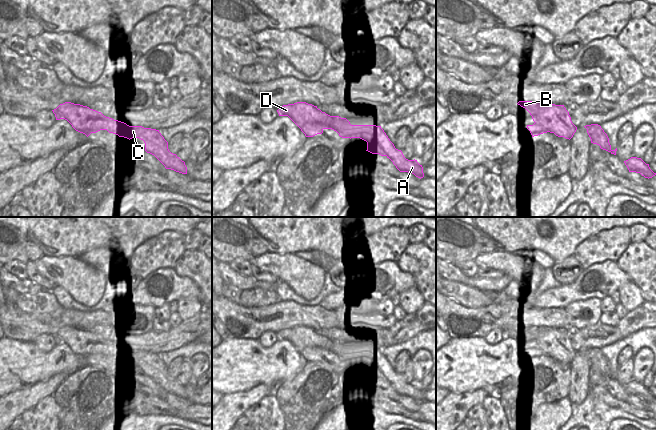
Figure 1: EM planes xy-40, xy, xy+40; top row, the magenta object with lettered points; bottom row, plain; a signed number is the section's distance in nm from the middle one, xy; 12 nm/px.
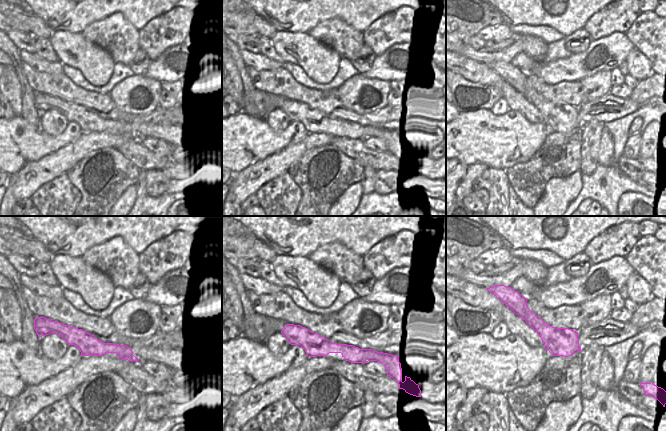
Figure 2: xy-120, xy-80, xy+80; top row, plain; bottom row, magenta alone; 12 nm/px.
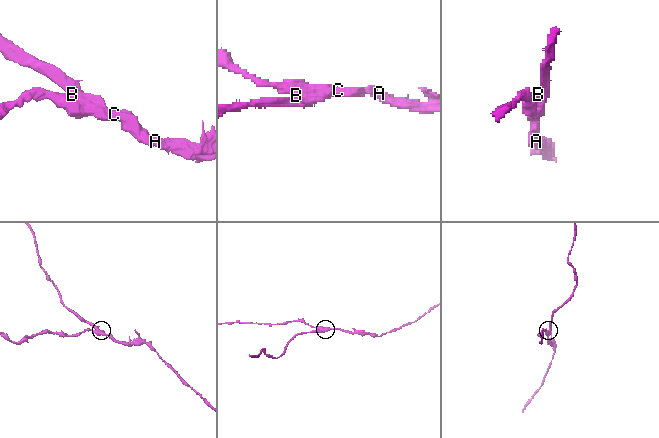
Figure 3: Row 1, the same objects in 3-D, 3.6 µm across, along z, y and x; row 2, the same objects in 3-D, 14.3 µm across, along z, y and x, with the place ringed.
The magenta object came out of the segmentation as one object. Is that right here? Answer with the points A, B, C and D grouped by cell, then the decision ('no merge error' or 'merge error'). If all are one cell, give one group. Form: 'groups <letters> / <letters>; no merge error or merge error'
groups A C D / B; merge error

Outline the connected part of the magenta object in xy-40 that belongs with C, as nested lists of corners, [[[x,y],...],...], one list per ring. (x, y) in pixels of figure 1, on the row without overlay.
[[[71,326],[60,328],[52,335],[55,338],[56,344],[67,344],[76,355],[85,358],[87,361],[91,357],[107,354],[109,357],[129,364],[139,362],[145,367],[145,375],[154,379],[166,393],[187,398],[185,386],[169,375],[168,366],[159,354],[142,350],[129,350],[124,346],[106,341],[96,334],[81,334]]]

